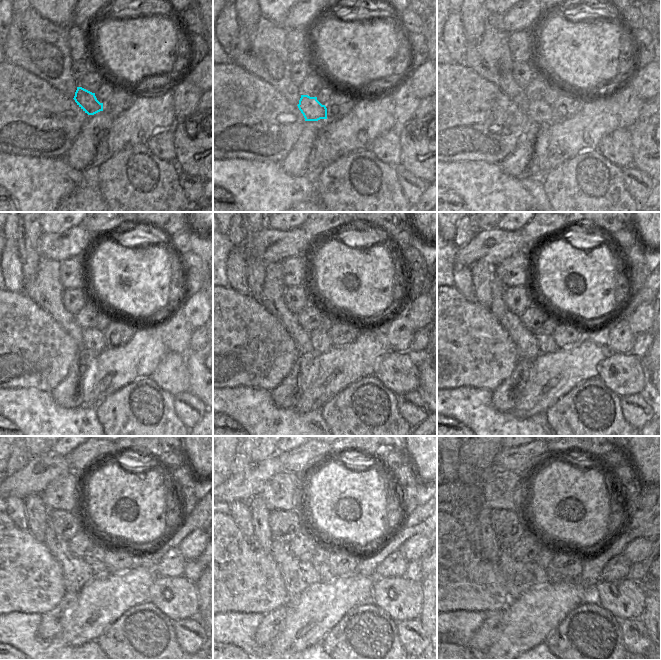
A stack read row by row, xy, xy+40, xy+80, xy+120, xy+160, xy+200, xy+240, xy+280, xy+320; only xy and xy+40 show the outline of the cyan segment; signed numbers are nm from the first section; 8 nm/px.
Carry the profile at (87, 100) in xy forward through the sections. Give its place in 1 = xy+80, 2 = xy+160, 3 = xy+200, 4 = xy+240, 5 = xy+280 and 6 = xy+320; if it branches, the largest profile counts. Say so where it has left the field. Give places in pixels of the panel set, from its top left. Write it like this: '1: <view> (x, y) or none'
1: xy+80 (539, 112)
2: xy+160 (321, 342)
3: xy+200 (546, 343)
4: xy+240 (99, 568)
5: xy+280 (323, 569)
6: xy+320 (550, 568)

